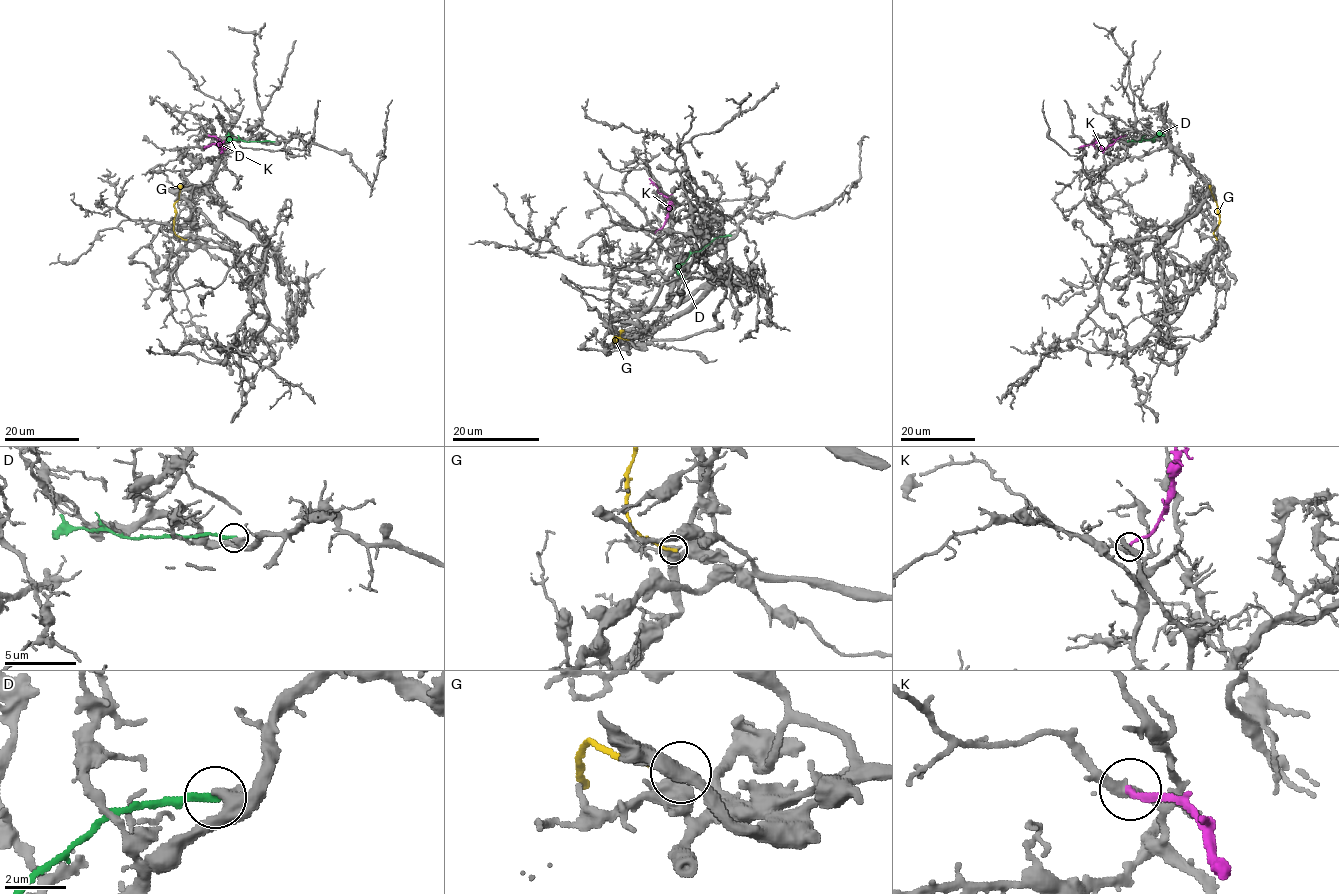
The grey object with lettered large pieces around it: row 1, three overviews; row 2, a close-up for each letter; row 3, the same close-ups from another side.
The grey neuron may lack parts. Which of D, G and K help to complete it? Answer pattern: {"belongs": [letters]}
{"belongs": []}

